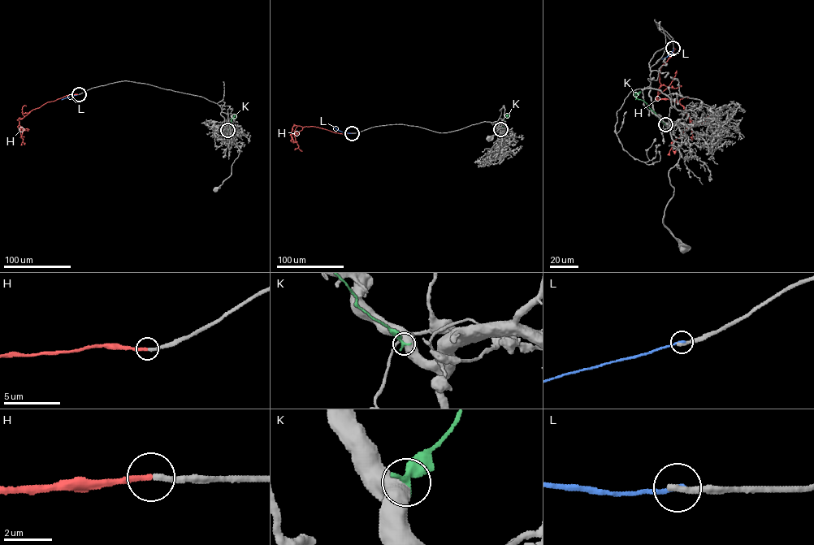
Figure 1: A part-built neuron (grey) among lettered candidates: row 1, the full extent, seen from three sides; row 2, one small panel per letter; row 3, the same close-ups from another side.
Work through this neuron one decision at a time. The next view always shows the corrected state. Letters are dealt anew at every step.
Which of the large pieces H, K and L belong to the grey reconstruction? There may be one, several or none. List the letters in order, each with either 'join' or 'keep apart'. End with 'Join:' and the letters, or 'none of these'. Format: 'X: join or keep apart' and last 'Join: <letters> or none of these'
H: join
K: keep apart
L: keep apart
Join: H

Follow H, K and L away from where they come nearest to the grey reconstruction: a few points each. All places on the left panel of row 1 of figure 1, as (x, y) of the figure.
H: (78, 94), (46, 102), (19, 118), (23, 131), (21, 144)
K: (227, 130), (231, 119), (235, 114)
L: (79, 94), (62, 99)

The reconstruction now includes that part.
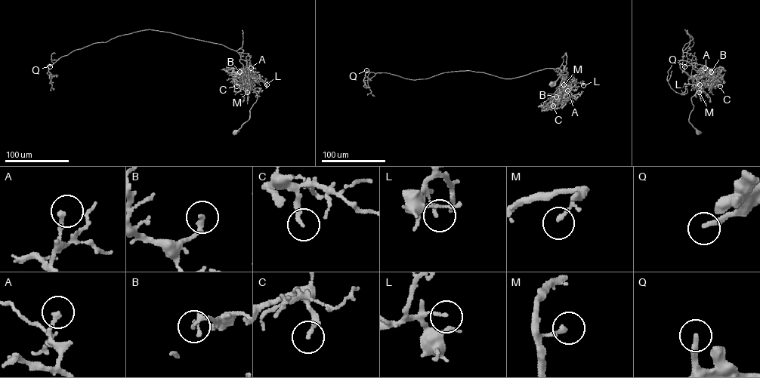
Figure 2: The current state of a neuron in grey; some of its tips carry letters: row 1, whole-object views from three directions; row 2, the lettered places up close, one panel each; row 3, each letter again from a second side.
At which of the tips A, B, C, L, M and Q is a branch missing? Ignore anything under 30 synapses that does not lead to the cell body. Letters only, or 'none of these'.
Q

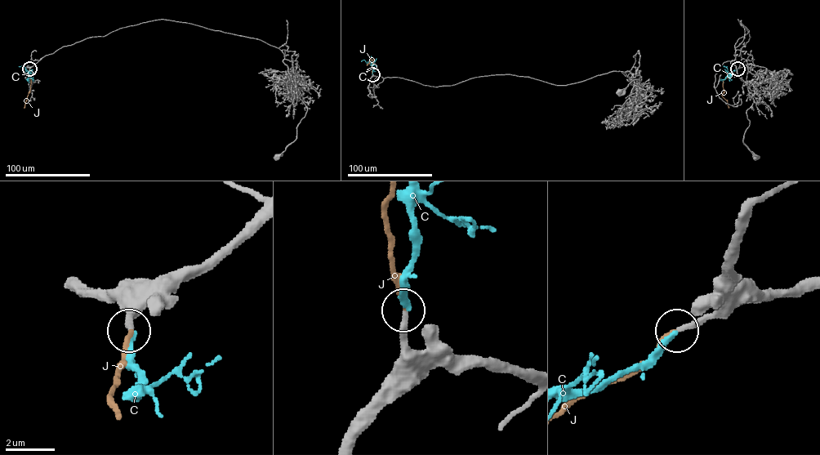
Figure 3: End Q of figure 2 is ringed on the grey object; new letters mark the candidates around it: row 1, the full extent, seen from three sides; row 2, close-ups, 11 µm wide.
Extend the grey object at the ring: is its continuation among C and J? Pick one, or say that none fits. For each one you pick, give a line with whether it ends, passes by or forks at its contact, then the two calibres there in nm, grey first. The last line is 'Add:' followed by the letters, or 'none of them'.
J: it ends; calibres 240 and 190 nm
Add: J

